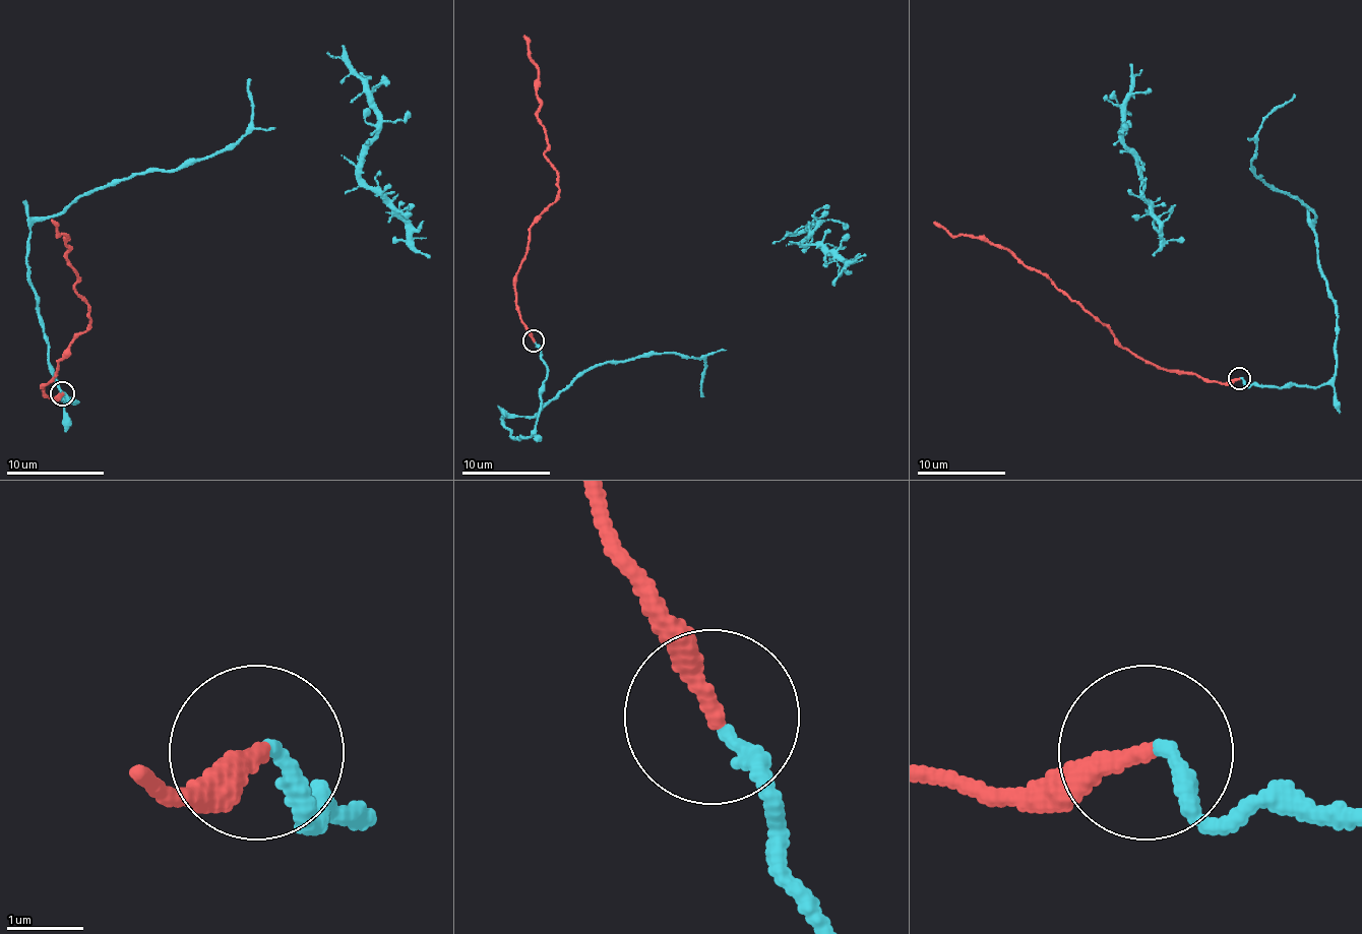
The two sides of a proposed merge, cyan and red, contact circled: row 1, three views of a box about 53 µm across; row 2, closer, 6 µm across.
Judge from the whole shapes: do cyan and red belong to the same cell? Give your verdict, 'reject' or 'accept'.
accept

